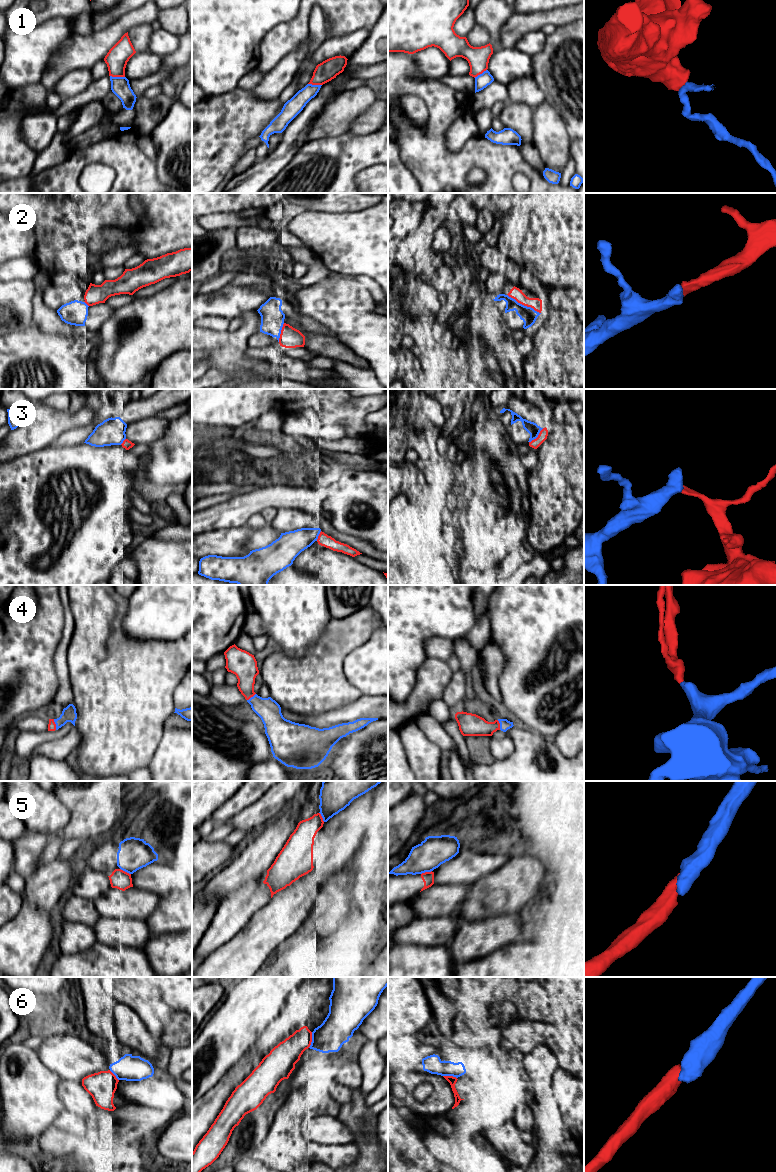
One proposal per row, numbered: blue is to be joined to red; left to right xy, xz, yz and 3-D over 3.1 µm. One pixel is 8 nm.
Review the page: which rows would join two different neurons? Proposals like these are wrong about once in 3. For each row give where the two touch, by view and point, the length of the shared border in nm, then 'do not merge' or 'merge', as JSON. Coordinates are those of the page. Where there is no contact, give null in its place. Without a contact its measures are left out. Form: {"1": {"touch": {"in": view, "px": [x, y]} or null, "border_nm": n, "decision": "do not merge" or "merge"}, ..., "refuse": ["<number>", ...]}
{"1": {"touch": {"in": "xy", "px": [117, 76]}, "border_nm": 120, "decision": "do not merge"}, "2": {"touch": {"in": "yz", "px": [524, 305]}, "border_nm": 320, "decision": "merge"}, "3": {"touch": {"in": "yz", "px": [538, 436]}, "border_nm": 170, "decision": "do not merge"}, "4": {"touch": {"in": "xy", "px": [55, 724]}, "border_nm": 90, "decision": "merge"}, "5": {"touch": {"in": "xy", "px": [124, 871]}, "border_nm": 100, "decision": "do not merge"}, "6": {"touch": {"in": "xz", "px": [311, 1040]}, "border_nm": 130, "decision": "do not merge"}, "refuse": ["1", "3", "5", "6"]}

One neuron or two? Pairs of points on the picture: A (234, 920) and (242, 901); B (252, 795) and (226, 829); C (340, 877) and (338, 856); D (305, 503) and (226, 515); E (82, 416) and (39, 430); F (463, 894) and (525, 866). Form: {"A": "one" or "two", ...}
{"A": "one", "B": "two", "C": "two", "D": "one", "E": "one", "F": "two"}

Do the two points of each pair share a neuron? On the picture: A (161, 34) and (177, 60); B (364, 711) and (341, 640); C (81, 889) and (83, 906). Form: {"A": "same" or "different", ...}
{"A": "different", "B": "different", "C": "different"}

